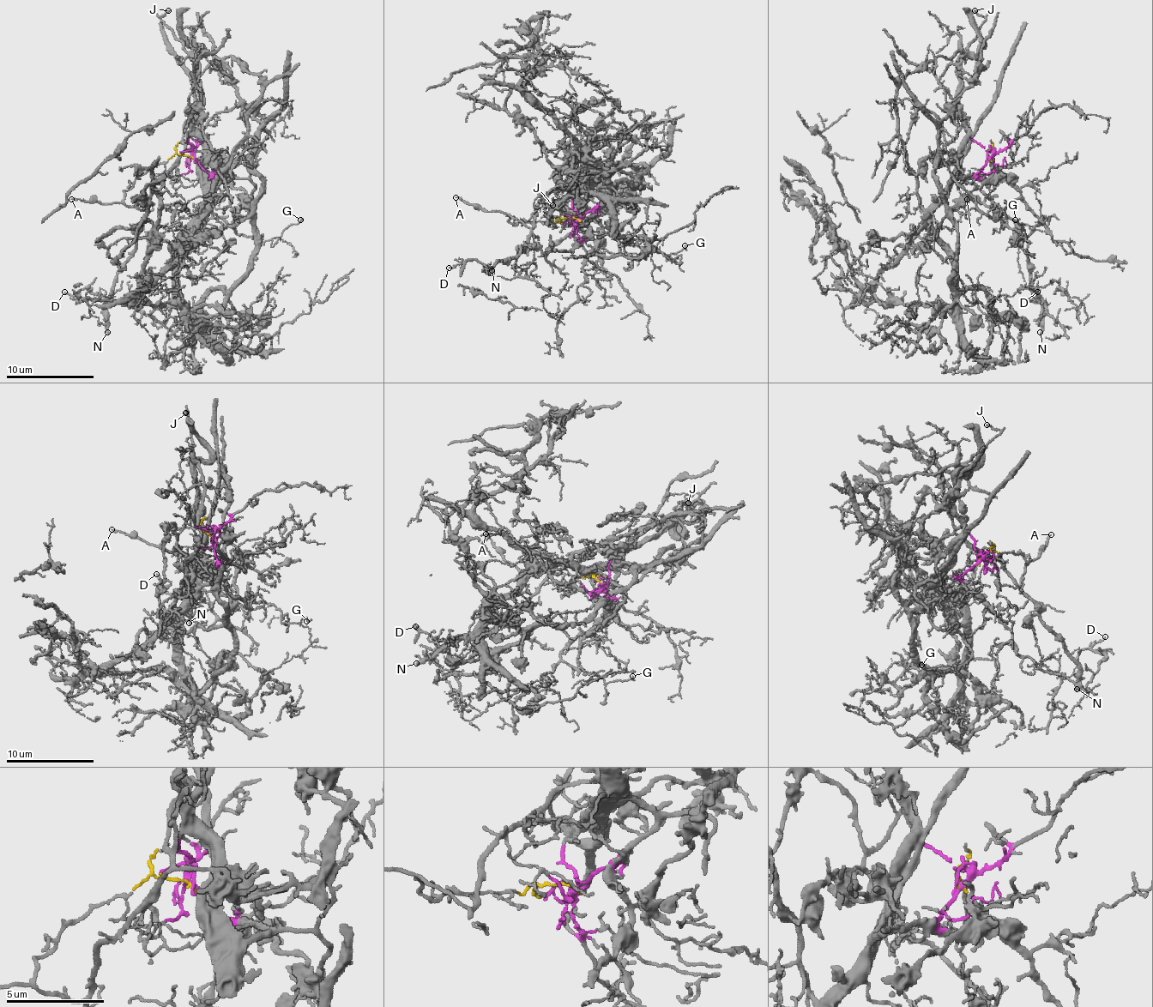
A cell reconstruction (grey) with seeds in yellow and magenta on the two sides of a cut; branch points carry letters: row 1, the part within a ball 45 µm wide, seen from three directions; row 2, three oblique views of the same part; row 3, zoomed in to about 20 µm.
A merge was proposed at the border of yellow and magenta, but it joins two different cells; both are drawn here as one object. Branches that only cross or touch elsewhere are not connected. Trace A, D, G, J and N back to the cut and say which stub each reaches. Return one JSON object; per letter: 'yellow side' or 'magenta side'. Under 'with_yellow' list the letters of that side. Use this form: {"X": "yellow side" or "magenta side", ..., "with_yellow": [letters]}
{"A": "yellow side", "D": "yellow side", "G": "magenta side", "J": "magenta side", "N": "yellow side", "with_yellow": ["A", "D", "N"]}

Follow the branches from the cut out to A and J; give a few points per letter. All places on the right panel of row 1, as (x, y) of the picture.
A: (988, 159), (993, 190), (981, 203), (966, 199)
J: (988, 158), (970, 138), (968, 123), (959, 109), (959, 57), (977, 37), (984, 20), (974, 10)

